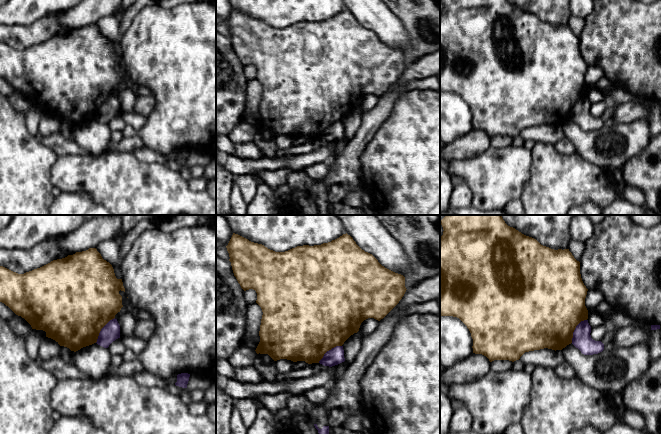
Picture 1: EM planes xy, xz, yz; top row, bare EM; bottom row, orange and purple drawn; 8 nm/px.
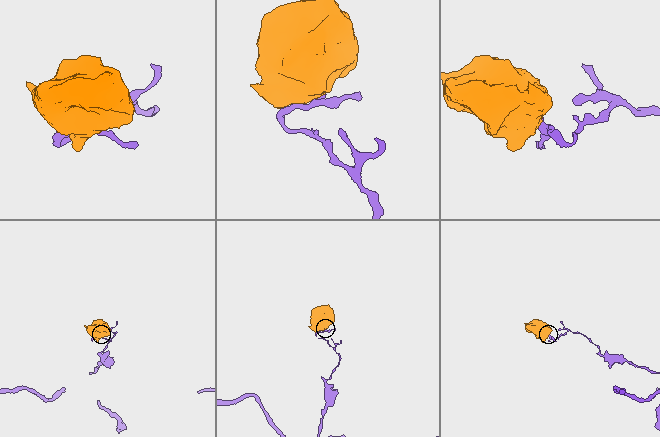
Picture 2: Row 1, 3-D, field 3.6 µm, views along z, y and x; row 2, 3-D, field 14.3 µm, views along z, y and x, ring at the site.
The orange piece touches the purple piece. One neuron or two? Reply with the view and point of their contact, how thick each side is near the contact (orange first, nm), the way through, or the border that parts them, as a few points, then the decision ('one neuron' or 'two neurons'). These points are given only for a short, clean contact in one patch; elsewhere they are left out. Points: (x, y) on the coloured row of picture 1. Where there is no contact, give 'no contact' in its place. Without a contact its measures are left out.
meets orange in xy at (101, 328); 500 nm thick on the orange side, 150 nm on the other; border along xy (114, 317), (101, 329), (95, 342); two neurons

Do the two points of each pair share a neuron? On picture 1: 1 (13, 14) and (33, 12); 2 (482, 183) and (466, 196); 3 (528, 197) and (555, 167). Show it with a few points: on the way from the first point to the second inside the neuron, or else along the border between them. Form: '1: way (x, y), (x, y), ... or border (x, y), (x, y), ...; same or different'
1: way (18, 12), (28, 12); same
2: border (464, 181), (472, 192), (472, 204); different
3: way (535, 190), (551, 174); same

